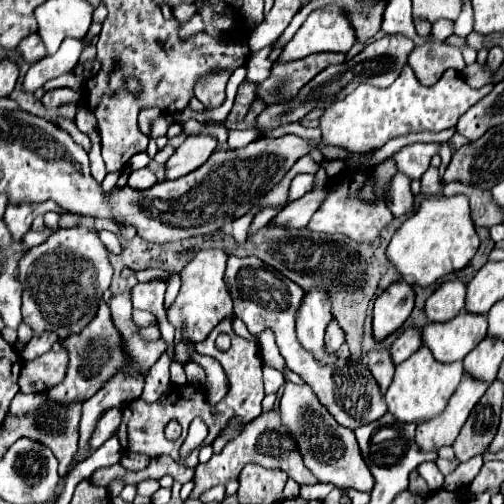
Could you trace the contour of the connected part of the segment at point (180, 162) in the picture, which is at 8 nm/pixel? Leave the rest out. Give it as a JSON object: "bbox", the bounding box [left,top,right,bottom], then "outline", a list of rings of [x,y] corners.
{"bbox":[167,133,217,179],"outline":[[[209,133],[187,135],[183,145],[167,161],[167,179],[179,179],[193,169],[199,169],[217,147],[217,137]]]}

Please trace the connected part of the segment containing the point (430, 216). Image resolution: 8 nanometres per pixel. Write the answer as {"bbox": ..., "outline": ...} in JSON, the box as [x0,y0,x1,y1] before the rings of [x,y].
{"bbox":[387,195,479,287],"outline":[[[465,195],[425,197],[419,209],[395,231],[387,257],[411,285],[429,287],[439,277],[463,269],[479,249],[479,237],[471,219],[469,199]]]}

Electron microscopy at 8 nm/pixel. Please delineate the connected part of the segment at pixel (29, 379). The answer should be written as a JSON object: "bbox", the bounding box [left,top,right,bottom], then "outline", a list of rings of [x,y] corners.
{"bbox":[18,351,67,394],"outline":[[[65,351],[43,353],[23,363],[18,379],[20,391],[25,394],[40,393],[45,391],[45,388],[48,391],[61,381],[61,375],[65,375],[65,371],[67,371]]]}

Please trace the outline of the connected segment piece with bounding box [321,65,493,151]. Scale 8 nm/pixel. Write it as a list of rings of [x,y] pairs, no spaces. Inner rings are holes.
[[[409,65],[403,67],[401,75],[387,89],[359,85],[345,99],[333,103],[321,117],[323,141],[339,145],[349,151],[365,151],[367,147],[383,147],[389,139],[417,133],[417,131],[443,131],[457,125],[457,119],[479,99],[483,99],[493,85],[471,89],[457,71],[449,69],[433,87],[423,87]]]

